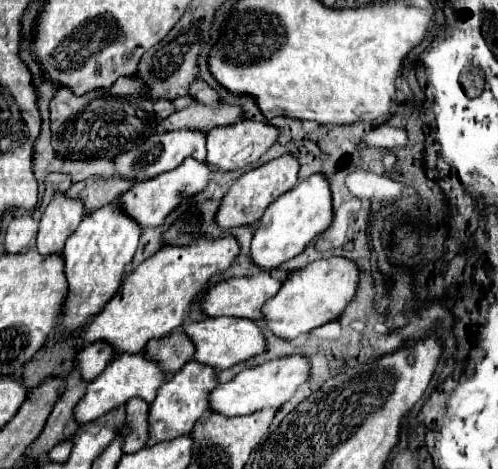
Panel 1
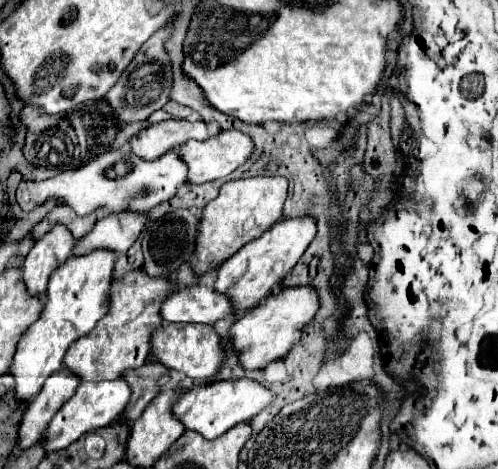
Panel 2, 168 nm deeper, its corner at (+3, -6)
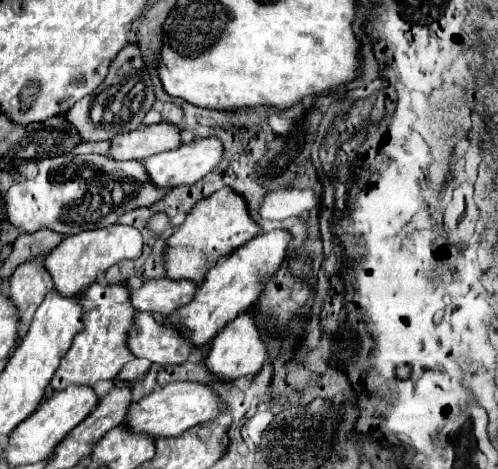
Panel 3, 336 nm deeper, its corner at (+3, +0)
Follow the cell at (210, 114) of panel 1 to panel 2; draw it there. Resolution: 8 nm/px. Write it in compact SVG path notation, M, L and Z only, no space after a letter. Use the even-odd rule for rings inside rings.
M170 118L166 122L158 122L144 128L140 134L130 138L130 146L132 146L132 152L138 154L140 158L152 160L184 144L188 138L196 138L196 140L210 138L206 122L202 120L188 122L180 118Z

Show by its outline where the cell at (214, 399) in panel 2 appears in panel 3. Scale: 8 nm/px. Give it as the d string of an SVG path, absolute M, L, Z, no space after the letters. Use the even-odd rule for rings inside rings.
M172 382L166 384L148 396L140 398L138 402L130 402L126 410L124 424L128 426L130 432L136 434L148 434L154 438L170 438L170 436L180 436L188 428L214 420L216 416L224 414L224 402L204 384L194 384L194 382Z

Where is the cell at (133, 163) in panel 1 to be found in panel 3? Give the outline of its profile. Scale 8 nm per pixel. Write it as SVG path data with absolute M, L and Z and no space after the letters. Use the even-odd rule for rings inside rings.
M64 154L40 160L36 166L36 178L12 184L4 196L4 220L18 232L32 234L48 228L62 236L72 236L84 230L98 230L114 224L124 212L150 206L162 198L162 192L156 192L156 188L148 184L144 164L136 160L114 162L98 154Z

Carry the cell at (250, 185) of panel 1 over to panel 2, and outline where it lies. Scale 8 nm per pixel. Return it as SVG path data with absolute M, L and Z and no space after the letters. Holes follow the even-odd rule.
M256 176L256 178L242 178L226 182L218 196L206 204L200 218L200 234L196 244L198 262L194 270L202 276L222 260L230 258L236 250L240 250L248 240L258 238L266 232L276 220L282 218L282 206L288 196L288 180L284 176Z

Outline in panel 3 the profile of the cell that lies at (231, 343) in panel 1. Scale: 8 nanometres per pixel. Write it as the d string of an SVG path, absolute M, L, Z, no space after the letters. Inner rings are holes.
M136 312L126 340L134 356L148 358L154 364L180 364L194 352L172 326L158 324L152 314Z

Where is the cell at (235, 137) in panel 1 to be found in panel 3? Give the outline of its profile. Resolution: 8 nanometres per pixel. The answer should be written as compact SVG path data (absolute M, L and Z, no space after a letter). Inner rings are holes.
M204 138L204 140L194 140L190 144L178 146L176 150L170 150L170 152L150 156L148 160L144 160L144 170L156 188L168 190L170 186L182 186L182 184L198 182L208 172L212 172L220 160L222 160L222 142L218 138Z

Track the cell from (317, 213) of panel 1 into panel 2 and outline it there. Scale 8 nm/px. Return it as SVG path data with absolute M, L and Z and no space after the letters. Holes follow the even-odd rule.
M298 216L290 220L276 222L270 230L266 230L260 238L254 238L246 246L242 246L234 256L230 256L218 270L218 280L214 288L224 292L234 300L238 312L244 312L256 304L260 304L276 284L294 268L300 256L306 252L310 242L316 236L316 218L314 216Z

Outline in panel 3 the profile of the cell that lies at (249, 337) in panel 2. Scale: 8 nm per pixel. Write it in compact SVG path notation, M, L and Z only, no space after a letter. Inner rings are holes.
M244 312L238 318L234 318L222 332L216 334L210 350L204 354L204 364L208 372L216 374L220 380L226 380L226 382L238 380L244 376L254 376L262 368L264 360L266 360L266 348L264 348L264 342L260 342L260 334L256 330L252 312Z

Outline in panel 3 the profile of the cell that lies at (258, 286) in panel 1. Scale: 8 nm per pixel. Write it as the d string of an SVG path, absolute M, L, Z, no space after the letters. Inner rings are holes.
M156 278L146 280L138 290L130 290L132 306L138 312L152 312L160 316L170 316L180 304L192 300L196 284L190 280L168 280Z

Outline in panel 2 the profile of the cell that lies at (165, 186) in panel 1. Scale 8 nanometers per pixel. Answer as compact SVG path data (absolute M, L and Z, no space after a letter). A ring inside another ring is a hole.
M122 210L120 214L108 214L106 218L98 220L96 226L78 240L74 254L84 254L94 248L108 248L116 252L126 252L136 238L140 236L142 228L146 226L148 218L142 212Z

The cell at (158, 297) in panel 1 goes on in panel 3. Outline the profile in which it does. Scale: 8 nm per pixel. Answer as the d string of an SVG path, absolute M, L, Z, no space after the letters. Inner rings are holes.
M94 282L80 294L80 304L84 308L84 328L74 336L70 350L50 380L54 390L64 390L72 384L92 386L98 380L114 380L118 370L134 358L124 344L124 336L128 336L128 324L132 324L132 316L136 314L128 300L128 286L100 286Z

